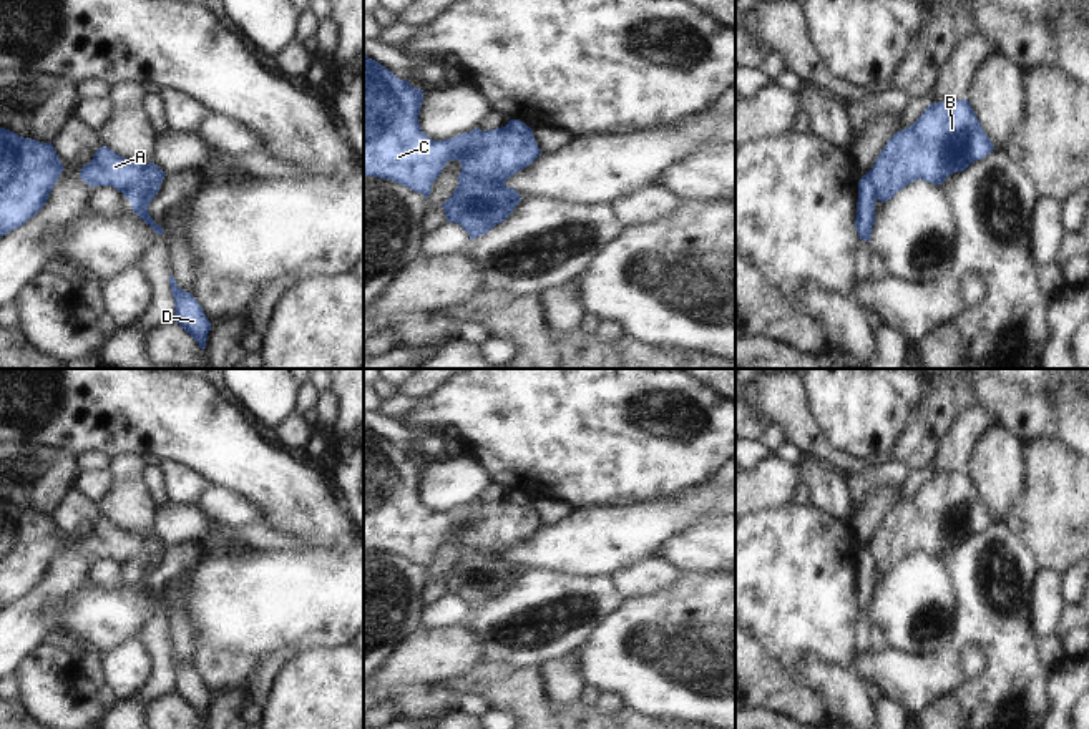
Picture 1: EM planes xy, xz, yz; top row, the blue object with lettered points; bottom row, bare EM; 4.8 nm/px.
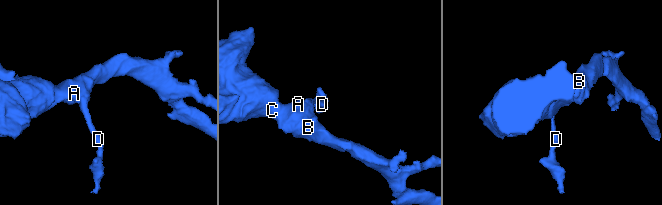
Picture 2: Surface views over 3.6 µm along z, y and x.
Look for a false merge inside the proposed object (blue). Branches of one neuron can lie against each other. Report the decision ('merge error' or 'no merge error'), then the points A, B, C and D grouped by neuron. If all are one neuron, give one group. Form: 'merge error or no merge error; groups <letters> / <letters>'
merge error; groups A B C / D

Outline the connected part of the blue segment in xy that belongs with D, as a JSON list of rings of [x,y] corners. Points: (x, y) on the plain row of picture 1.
[[[173,646],[169,648],[171,666],[174,669],[174,694],[178,694],[204,722],[211,694],[193,666],[178,659]]]

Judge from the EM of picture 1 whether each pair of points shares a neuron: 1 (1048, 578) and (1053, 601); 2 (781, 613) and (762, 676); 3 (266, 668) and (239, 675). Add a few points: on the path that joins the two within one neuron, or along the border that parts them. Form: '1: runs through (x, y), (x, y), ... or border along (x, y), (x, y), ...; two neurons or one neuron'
1: runs through (1048, 583), (1048, 596); one neuron
2: border along (752, 640), (772, 655), (795, 681); two neurons
3: border along (264, 658), (256, 670), (248, 696); two neurons

